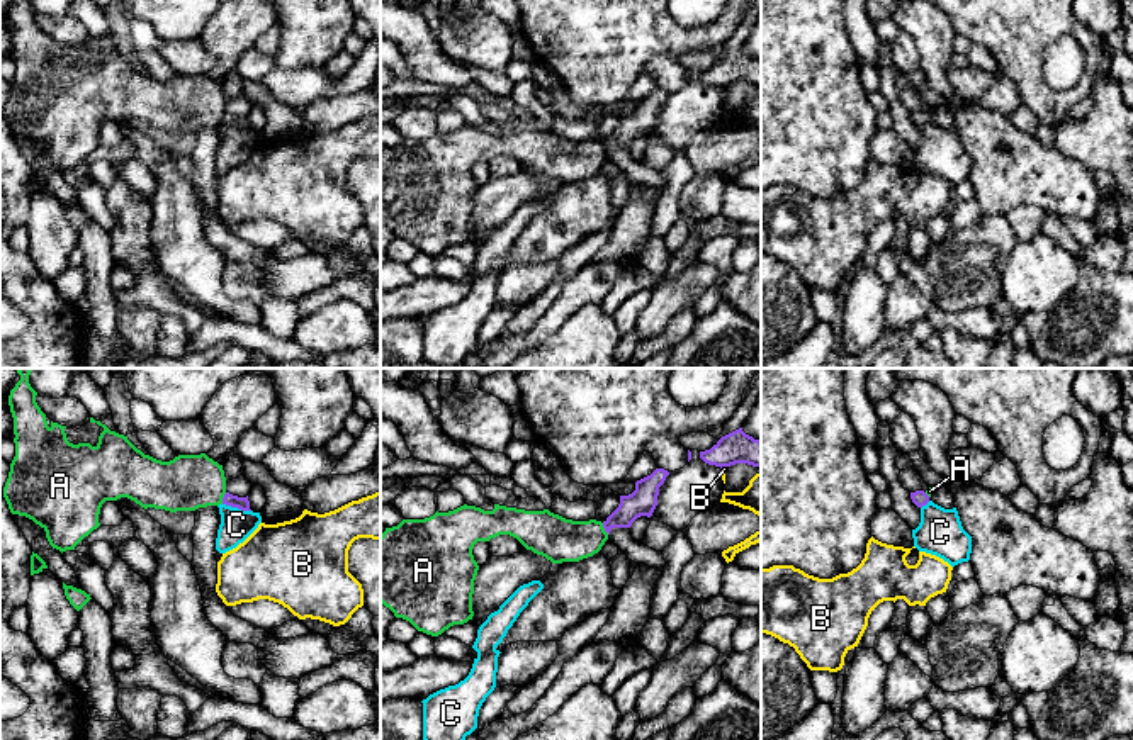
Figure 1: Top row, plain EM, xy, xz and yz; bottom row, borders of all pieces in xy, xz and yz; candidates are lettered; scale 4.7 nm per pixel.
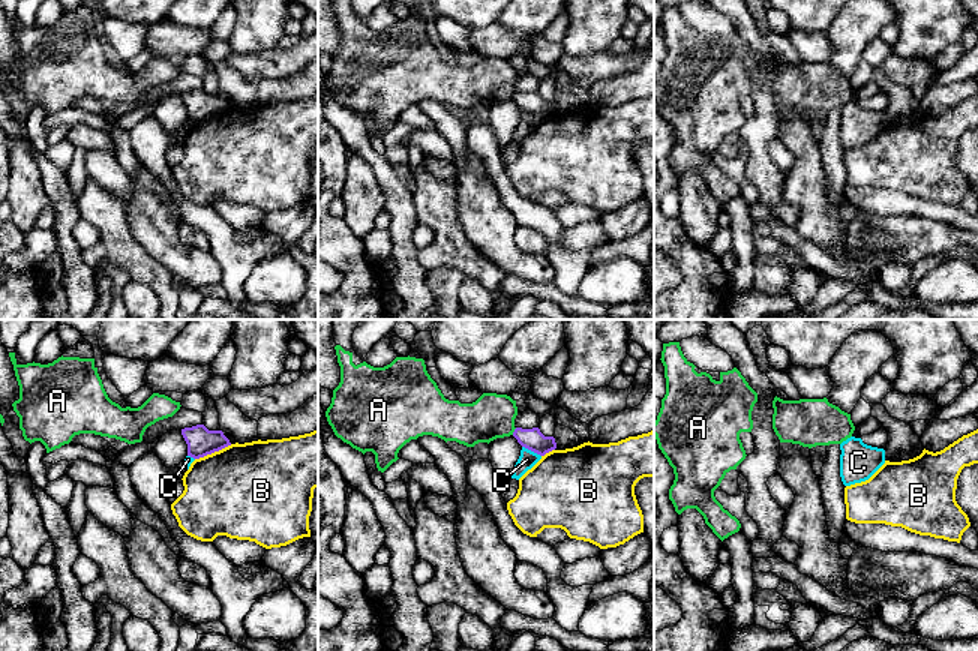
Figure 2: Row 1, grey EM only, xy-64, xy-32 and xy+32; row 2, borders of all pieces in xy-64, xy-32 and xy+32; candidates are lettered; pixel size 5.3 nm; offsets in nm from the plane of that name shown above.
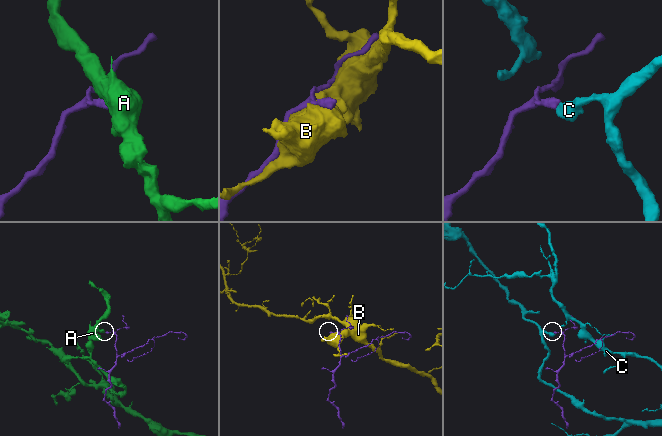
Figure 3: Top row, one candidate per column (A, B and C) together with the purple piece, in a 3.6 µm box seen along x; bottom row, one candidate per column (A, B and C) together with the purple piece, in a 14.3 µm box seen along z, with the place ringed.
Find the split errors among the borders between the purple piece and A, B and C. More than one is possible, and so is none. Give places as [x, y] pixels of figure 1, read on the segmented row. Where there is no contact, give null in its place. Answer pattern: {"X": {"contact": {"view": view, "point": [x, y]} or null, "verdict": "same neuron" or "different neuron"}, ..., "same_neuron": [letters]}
{"A": {"contact": {"view": "xy", "point": [223, 498]}, "verdict": "different neuron"}, "B": {"contact": {"view": "xz", "point": [724, 465]}, "verdict": "different neuron"}, "C": {"contact": {"view": "xy", "point": [236, 506]}, "verdict": "different neuron"}, "same_neuron": []}

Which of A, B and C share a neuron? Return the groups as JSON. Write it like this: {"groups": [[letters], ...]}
{"groups": [["A"], ["B"], ["C"]]}

